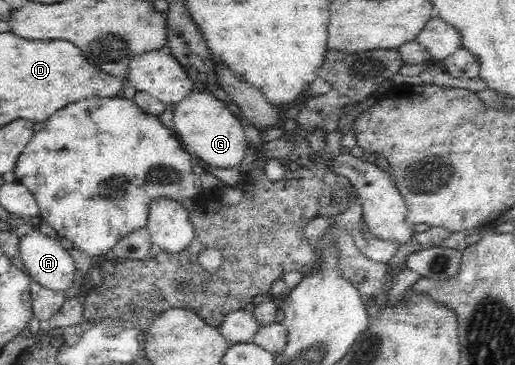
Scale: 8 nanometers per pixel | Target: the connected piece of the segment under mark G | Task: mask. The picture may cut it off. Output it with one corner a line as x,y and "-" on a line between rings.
195,88
174,107
174,132
186,152
194,152
199,160
214,169
233,169
241,166
249,150
246,145
245,123
230,112
225,104
205,91

